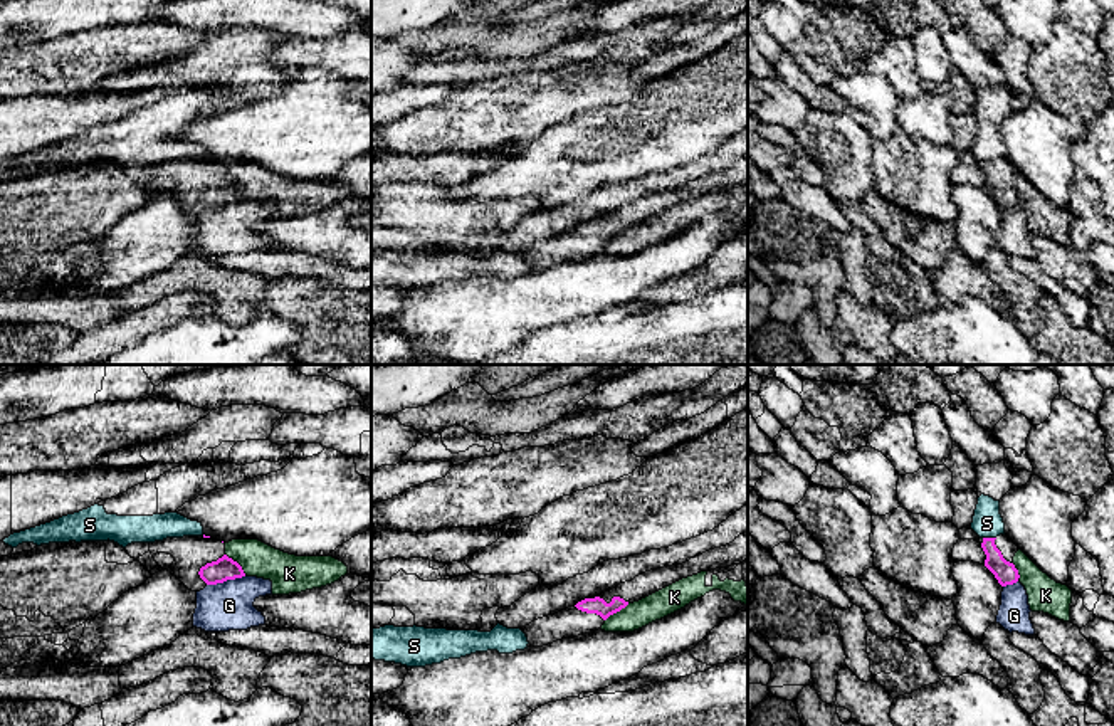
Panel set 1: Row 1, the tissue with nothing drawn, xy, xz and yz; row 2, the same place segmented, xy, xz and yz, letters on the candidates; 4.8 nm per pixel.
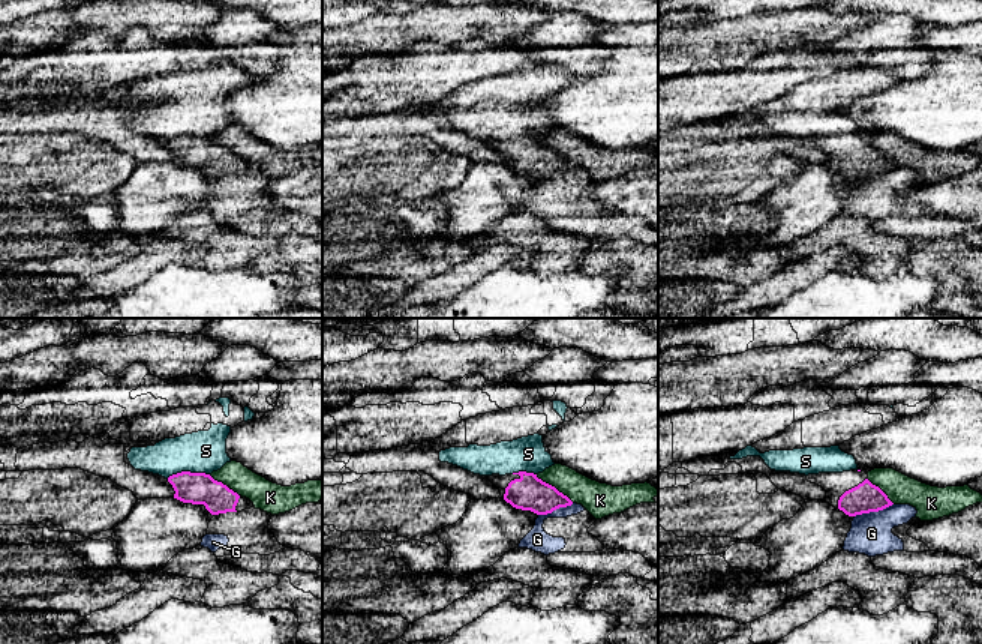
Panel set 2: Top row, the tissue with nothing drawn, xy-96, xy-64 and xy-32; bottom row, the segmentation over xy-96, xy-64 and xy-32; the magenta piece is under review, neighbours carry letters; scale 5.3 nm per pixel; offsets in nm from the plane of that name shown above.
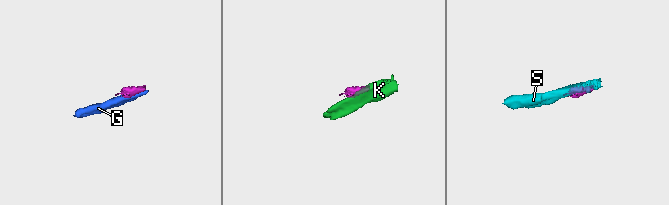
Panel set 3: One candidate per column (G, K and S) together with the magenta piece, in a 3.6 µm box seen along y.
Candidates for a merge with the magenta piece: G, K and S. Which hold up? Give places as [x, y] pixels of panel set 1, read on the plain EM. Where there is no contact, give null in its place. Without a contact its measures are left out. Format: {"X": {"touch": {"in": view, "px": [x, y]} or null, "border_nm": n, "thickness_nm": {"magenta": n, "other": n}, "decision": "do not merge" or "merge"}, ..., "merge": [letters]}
{"G": {"touch": {"in": "xy", "px": [225, 204]}, "border_nm": 200, "thickness_nm": {"magenta": 110, "other": 240}, "decision": "do not merge"}, "K": {"touch": {"in": "xy", "px": [237, 187]}, "border_nm": 140, "thickness_nm": {"magenta": 110, "other": 180}, "decision": "do not merge"}, "S": {"touch": {"in": "yz", "px": [990, 162]}, "border_nm": 60, "thickness_nm": {"magenta": 110, "other": 140}, "decision": "do not merge"}, "merge": []}

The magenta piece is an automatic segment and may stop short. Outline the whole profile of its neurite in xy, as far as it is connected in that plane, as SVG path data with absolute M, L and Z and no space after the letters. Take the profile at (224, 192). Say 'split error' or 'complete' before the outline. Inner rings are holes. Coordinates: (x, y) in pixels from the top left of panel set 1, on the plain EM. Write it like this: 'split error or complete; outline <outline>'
split error; outline M205 158L150 166L150 175L136 185L151 198L163 193L153 182L156 176L166 176L175 182L168 195L192 215L245 200L242 190L225 178L225 166Z

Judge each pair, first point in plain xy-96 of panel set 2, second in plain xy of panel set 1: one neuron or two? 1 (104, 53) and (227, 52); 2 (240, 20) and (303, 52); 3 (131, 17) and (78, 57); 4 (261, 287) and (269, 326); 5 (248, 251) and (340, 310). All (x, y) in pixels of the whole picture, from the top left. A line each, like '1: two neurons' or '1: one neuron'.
1: two neurons
2: two neurons
3: one neuron
4: one neuron
5: two neurons

